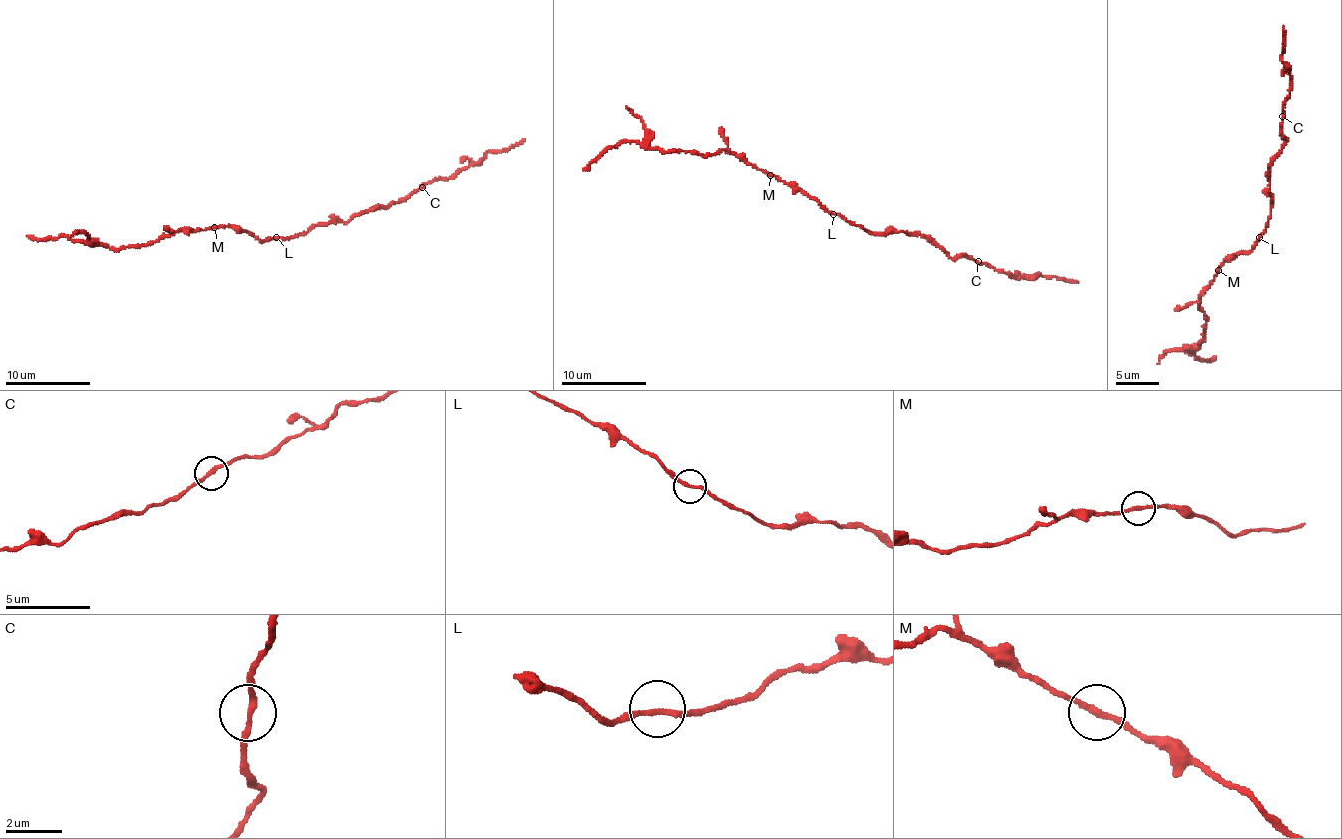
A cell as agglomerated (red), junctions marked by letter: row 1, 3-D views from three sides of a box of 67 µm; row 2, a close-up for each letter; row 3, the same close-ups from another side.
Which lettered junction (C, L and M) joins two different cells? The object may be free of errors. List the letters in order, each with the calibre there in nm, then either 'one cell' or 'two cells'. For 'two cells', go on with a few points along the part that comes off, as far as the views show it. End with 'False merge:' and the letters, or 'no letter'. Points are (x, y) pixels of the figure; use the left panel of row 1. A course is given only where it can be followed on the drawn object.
C: 200 nm | one cell
L: 170 nm | one cell
M: 200 nm | one cell
False merge: no letter

